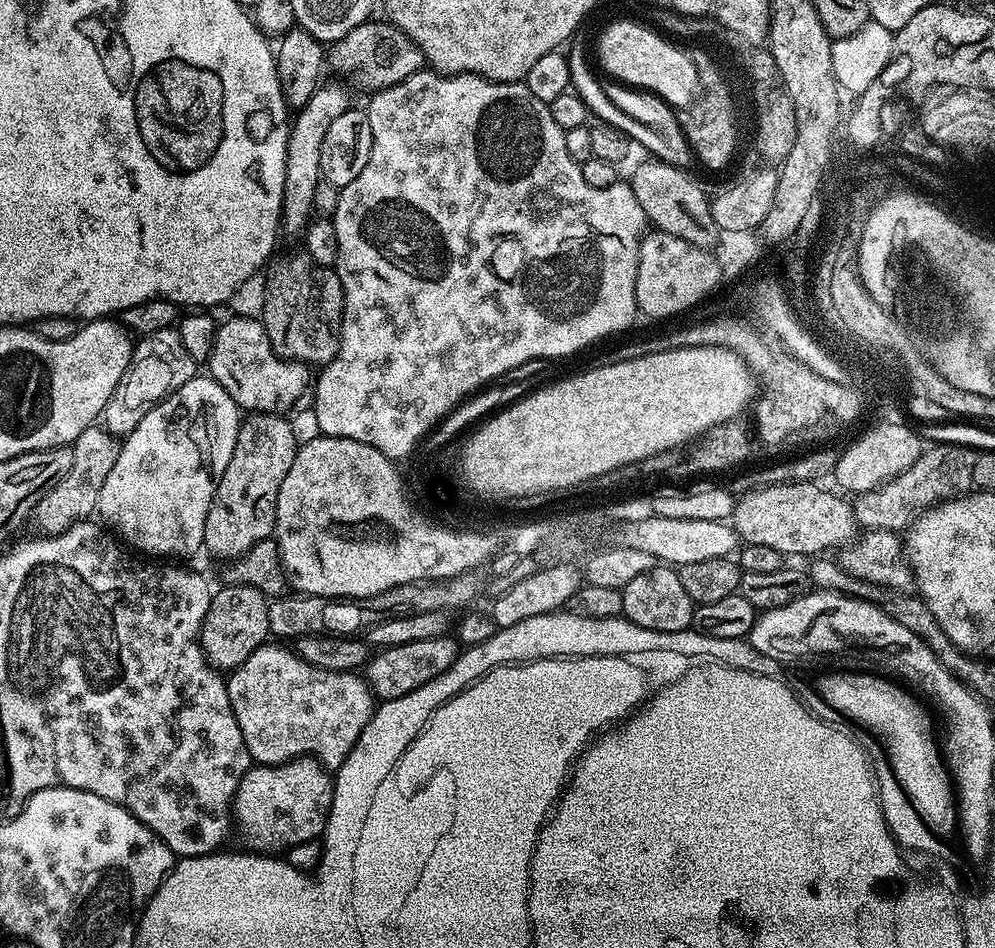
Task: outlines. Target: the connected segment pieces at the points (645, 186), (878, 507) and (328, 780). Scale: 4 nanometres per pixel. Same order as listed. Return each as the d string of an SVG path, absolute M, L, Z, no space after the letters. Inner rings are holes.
M655 158L645 159L645 164L640 164L632 172L630 183L634 190L634 198L638 198L638 206L642 206L645 221L655 231L674 234L674 238L682 238L699 248L713 249L718 241L720 230L713 220L711 201L709 193L704 193L700 189L700 184L683 168L676 168L672 164L664 164L661 160Z
M935 444L925 447L918 462L894 479L879 484L874 490L859 493L852 504L852 513L856 515L857 525L861 529L877 528L903 533L913 519L925 509L963 496L973 487L970 452L956 444Z
M298 756L284 764L261 764L248 769L240 780L236 799L230 809L234 824L260 854L280 854L283 848L296 848L307 840L323 837L328 821L328 811L332 805L333 773L325 768L315 756Z

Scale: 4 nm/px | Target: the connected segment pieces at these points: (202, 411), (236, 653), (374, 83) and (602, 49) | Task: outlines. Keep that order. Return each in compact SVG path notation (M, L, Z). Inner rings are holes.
M193 378L177 392L171 392L160 403L152 405L146 418L134 426L130 435L123 437L118 462L114 462L110 474L106 474L106 482L96 503L99 519L125 545L133 544L128 546L152 558L192 556L201 551L204 548L206 514L216 496L216 483L226 466L230 466L230 454L234 454L234 442L241 423L242 409L216 380Z
M229 583L228 588L217 591L210 602L210 610L206 610L204 624L200 628L200 649L204 651L204 659L216 670L231 670L244 664L254 650L258 650L269 639L268 600L254 586Z
M370 18L364 24L354 26L350 34L335 41L326 52L327 67L333 68L342 79L349 80L365 94L381 92L384 88L394 86L421 71L426 64L422 50L401 28L383 19L376 19Z
M626 23L600 34L595 41L600 64L614 79L624 84L633 84L636 88L645 88L648 92L657 92L666 103L677 108L695 97L692 92L692 84L698 79L695 66L680 56L679 47L675 43L663 40L649 28L647 23L638 26Z

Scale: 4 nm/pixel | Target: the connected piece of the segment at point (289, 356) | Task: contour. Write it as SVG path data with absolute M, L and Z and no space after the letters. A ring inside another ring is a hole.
M303 250L275 260L267 265L266 276L271 278L272 288L292 288L292 296L262 296L262 320L273 350L284 360L298 360L309 366L329 364L340 345L344 296L336 296L336 292L332 292L332 296L308 296L308 292L324 292L324 284L336 288L335 267L314 262Z

